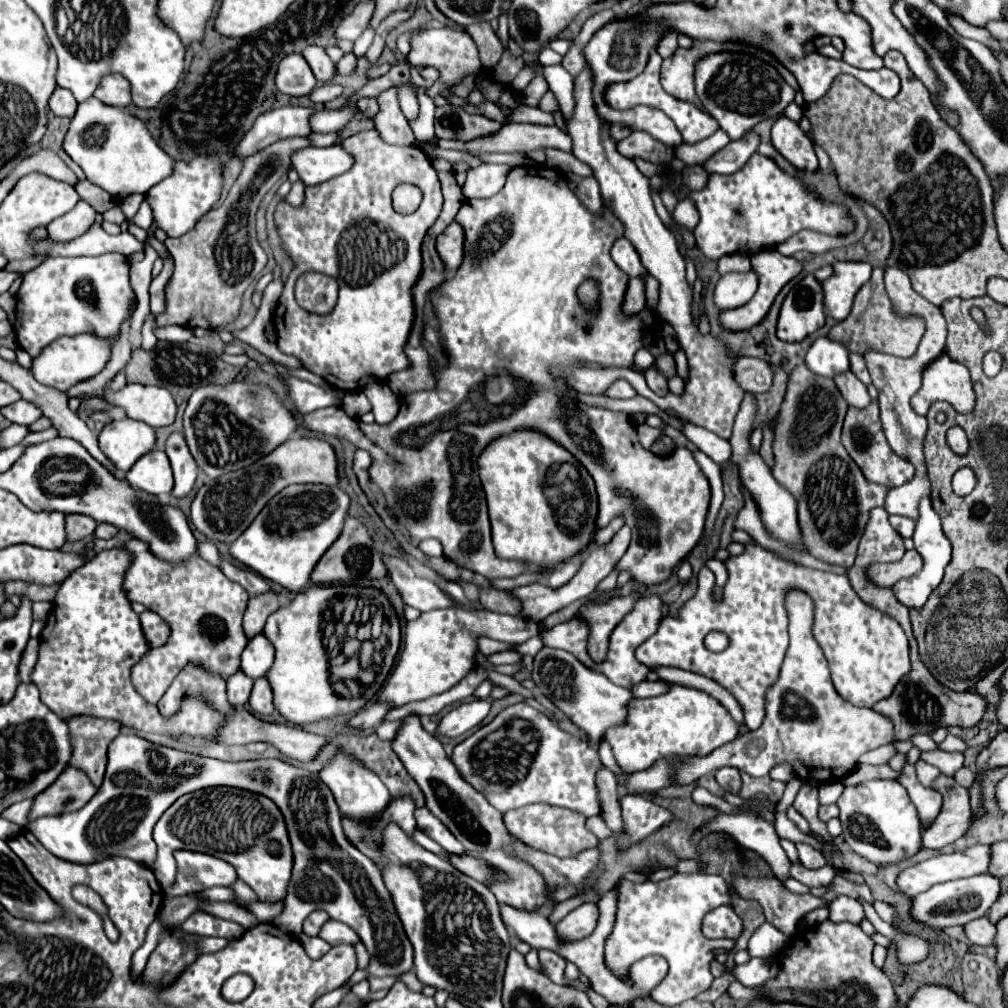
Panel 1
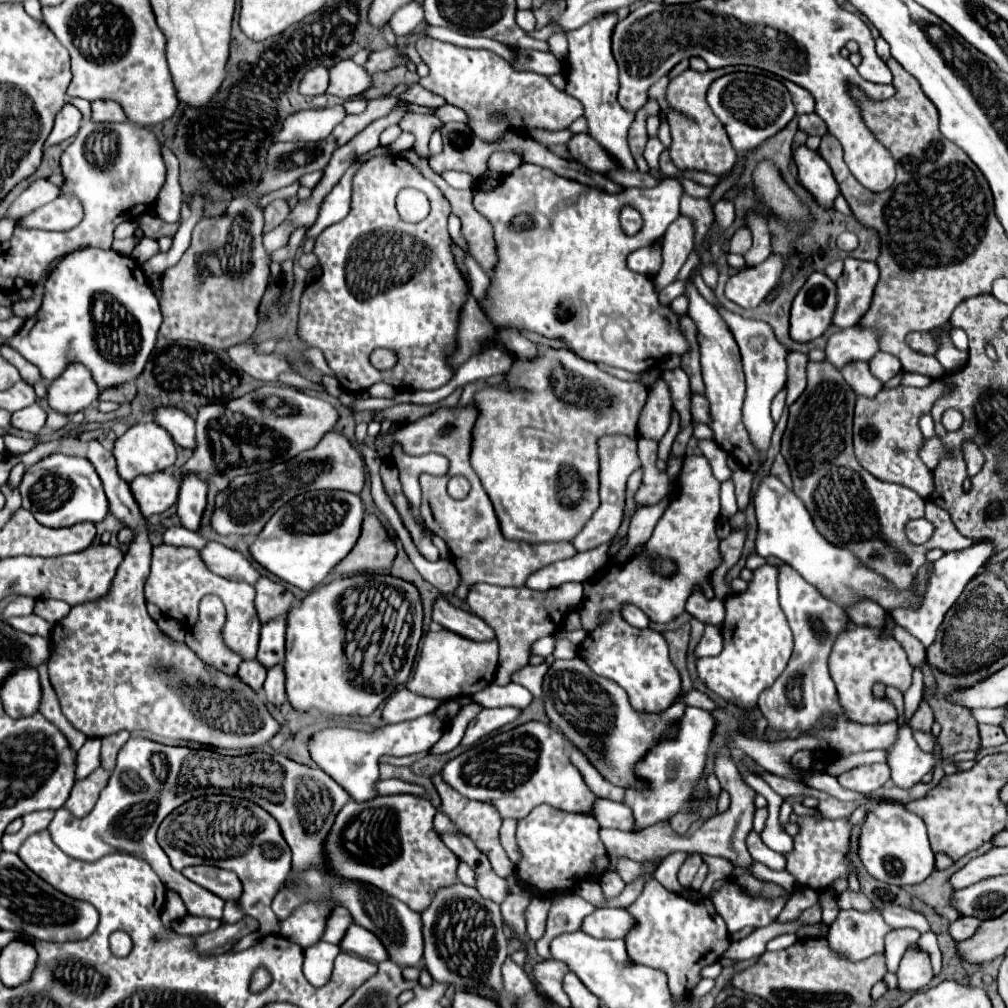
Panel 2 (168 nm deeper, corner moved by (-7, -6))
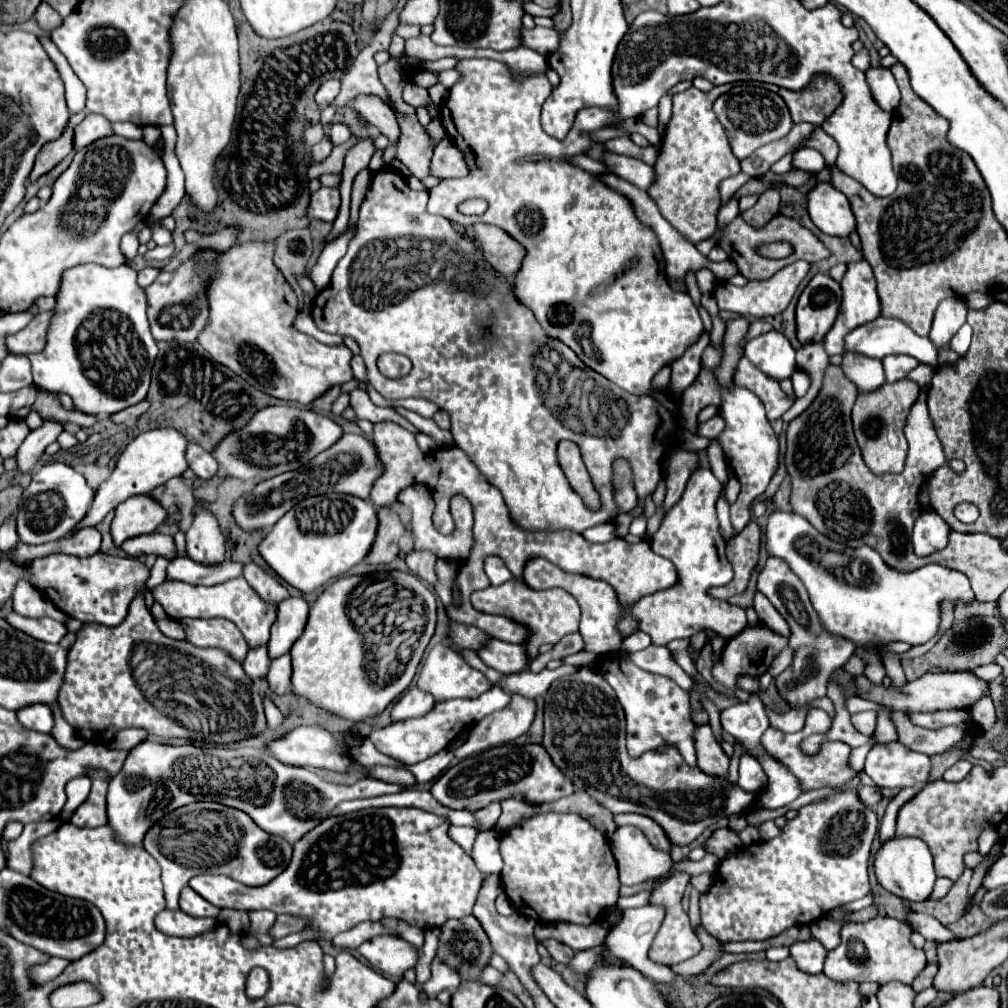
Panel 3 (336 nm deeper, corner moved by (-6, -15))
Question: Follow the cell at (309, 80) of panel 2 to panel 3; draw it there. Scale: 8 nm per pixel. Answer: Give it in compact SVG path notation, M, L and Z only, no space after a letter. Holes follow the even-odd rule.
M331 79L331 81L327 81L327 83L323 83L323 85L319 87L319 91L317 91L317 95L315 95L315 101L317 101L321 107L327 107L327 105L331 105L333 99L339 95L339 89L341 89L341 81Z

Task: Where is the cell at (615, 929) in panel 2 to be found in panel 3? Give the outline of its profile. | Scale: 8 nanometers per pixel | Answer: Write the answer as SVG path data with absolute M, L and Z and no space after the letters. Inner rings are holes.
M651 903L645 905L645 907L637 907L637 909L625 909L623 921L607 933L605 945L609 947L611 955L627 961L637 971L643 971L643 975L647 975L655 981L661 981L661 983L671 983L675 979L675 973L669 967L659 967L657 963L651 963L651 959L647 955L649 947L653 943L653 937L657 935L663 919L665 919L665 907L657 907L657 905L651 905Z

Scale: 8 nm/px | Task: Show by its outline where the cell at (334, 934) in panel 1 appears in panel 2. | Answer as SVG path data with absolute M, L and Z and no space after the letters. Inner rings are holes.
M352 924L348 928L348 934L344 934L344 938L340 940L340 948L344 952L358 954L358 956L372 960L372 962L382 962L388 958L380 940L372 932L368 932L362 926L356 926L356 924Z

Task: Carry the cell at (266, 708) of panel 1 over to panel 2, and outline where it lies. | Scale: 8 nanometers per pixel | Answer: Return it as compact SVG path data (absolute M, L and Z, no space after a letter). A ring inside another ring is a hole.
M274 666L268 670L268 678L264 682L264 692L266 692L266 700L274 706L280 706L286 702L286 694L284 694L284 670L282 666Z

